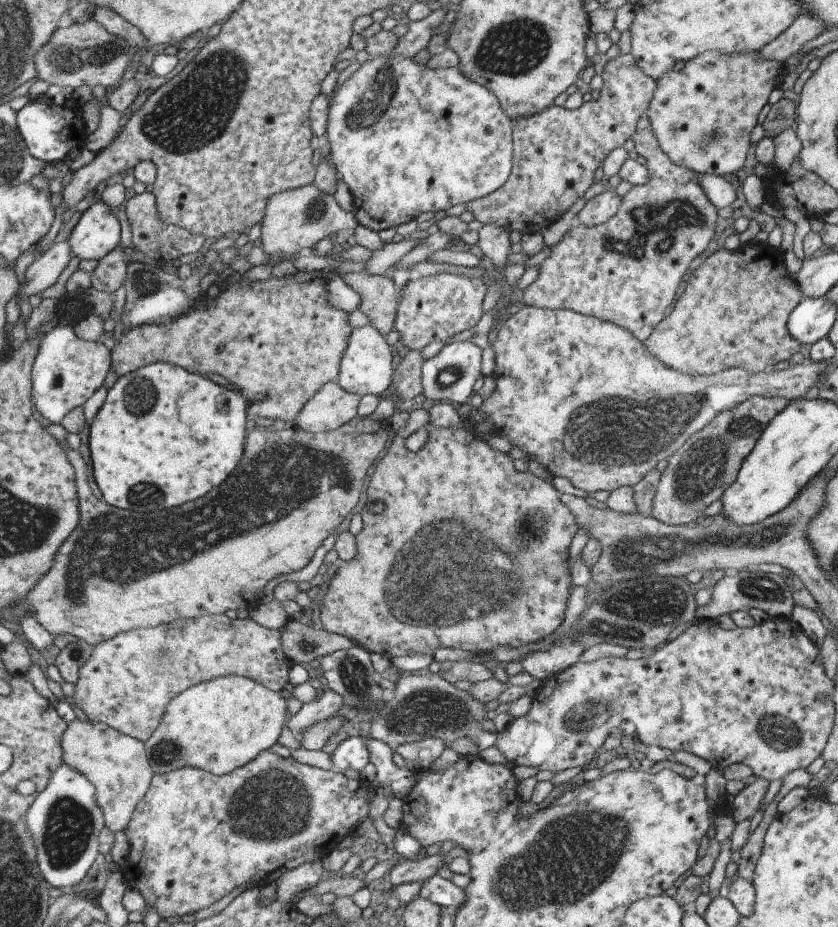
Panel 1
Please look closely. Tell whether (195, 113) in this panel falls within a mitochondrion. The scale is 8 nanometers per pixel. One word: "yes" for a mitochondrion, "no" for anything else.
yes

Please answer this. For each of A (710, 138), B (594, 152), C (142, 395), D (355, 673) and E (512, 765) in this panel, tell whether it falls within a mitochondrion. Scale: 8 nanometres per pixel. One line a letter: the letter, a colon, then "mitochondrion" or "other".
A: mitochondrion
B: other
C: mitochondrion
D: mitochondrion
E: other

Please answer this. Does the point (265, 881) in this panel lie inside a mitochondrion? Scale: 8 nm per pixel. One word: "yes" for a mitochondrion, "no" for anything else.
no

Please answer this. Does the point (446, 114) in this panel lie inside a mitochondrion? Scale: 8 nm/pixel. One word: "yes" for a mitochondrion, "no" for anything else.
no

